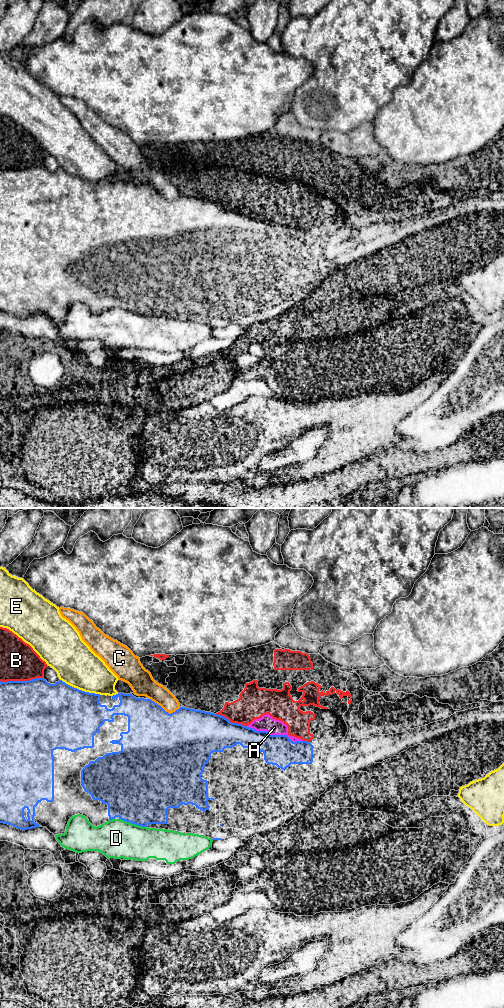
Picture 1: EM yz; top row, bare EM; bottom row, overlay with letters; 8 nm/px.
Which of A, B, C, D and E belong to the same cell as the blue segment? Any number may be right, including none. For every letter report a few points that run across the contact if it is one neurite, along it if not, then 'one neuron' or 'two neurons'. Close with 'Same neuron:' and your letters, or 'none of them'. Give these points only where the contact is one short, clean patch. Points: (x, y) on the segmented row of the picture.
A: two neurons
B: two neurons
C: two neurons
D: two neurons
E: two neurons
Same neuron: none of them

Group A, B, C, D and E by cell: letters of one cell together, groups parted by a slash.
A B / C / D / E

